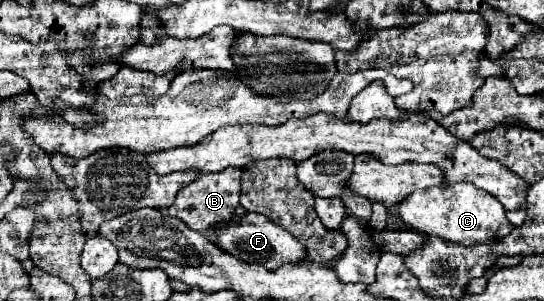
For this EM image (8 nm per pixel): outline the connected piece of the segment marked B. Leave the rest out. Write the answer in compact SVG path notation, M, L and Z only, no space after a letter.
M225 168L223 172L217 172L217 174L197 176L191 184L187 184L179 190L173 206L169 206L169 210L167 210L169 216L183 220L189 228L193 228L197 232L211 230L213 226L217 226L221 222L229 222L239 206L239 190L241 190L239 178L241 178L239 168Z

